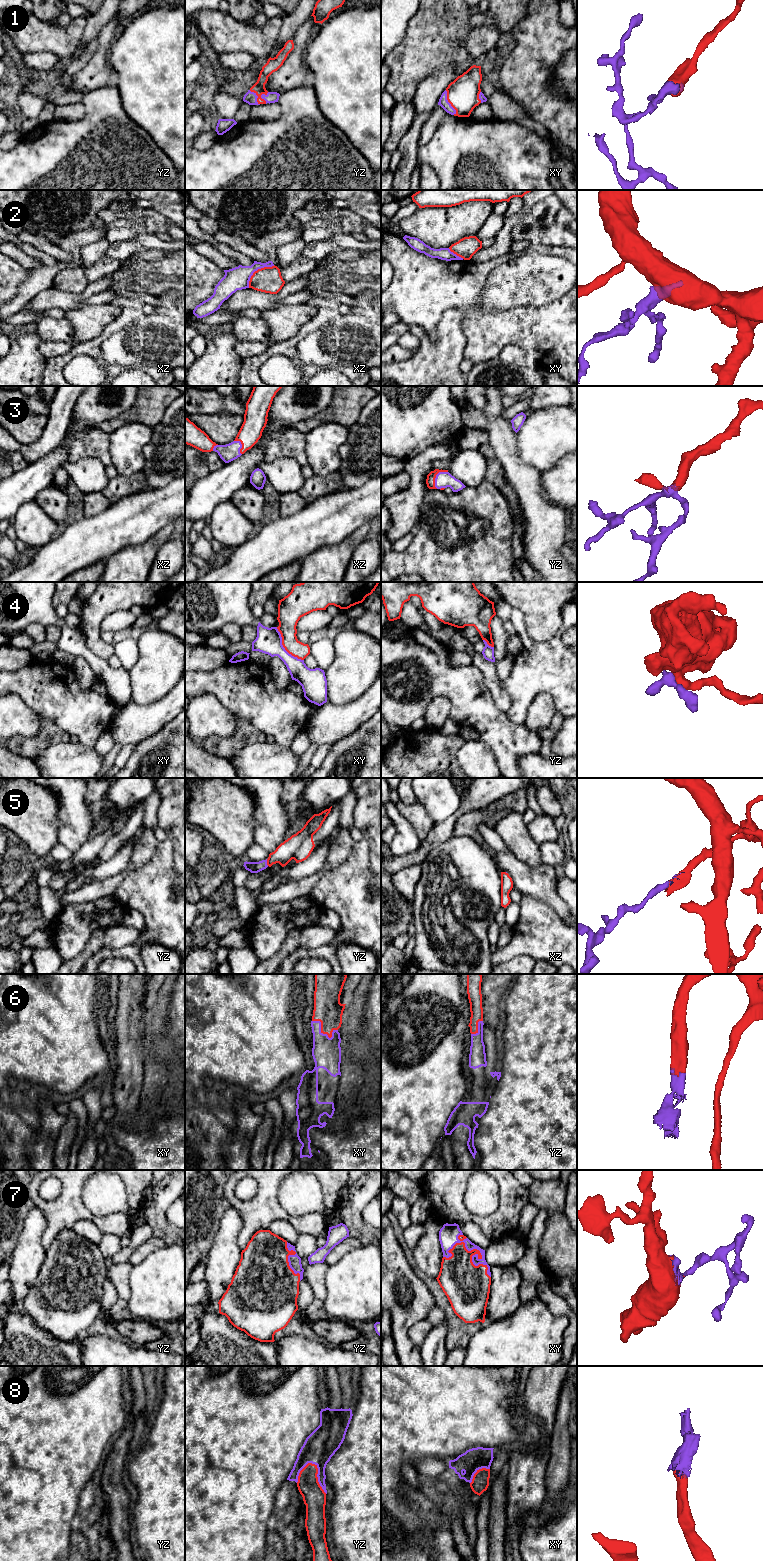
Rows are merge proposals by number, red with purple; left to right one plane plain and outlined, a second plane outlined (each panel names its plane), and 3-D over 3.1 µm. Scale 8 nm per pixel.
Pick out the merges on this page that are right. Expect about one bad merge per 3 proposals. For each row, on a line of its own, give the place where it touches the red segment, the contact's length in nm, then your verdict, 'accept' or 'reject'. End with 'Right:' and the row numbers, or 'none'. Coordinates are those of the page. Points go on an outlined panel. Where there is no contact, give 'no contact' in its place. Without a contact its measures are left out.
1: contact xy (448, 101); length 220 nm; accept
2: contact xz (257, 270); length 280 nm; reject
3: contact yz (435, 476); length 170 nm; accept
4: contact xy (283, 646); length 340 nm; reject
5: contact yz (267, 862); length 60 nm; accept
6: contact xy (322, 1032); length 220 nm; accept
7: contact xy (478, 1256); length 440 nm; accept
8: contact yz (316, 1476); length 300 nm; accept
Right: 1, 3, 5, 6, 7, 8

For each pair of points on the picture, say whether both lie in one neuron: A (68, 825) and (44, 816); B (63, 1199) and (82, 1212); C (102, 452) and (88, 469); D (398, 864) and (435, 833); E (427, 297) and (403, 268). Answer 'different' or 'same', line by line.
A: different
B: same
C: different
D: same
E: same

